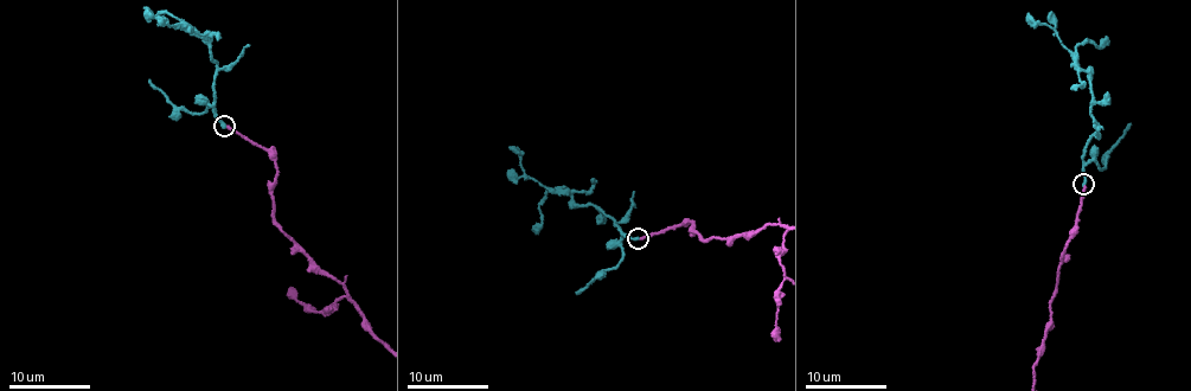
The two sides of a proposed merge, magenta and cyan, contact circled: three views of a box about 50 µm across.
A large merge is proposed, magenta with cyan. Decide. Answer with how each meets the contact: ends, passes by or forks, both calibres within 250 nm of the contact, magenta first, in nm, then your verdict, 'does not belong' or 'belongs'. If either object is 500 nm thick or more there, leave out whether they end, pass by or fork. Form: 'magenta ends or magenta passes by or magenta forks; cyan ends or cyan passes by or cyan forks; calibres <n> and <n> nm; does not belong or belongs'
magenta ends; cyan ends; calibres 260 and 320 nm; does not belong

